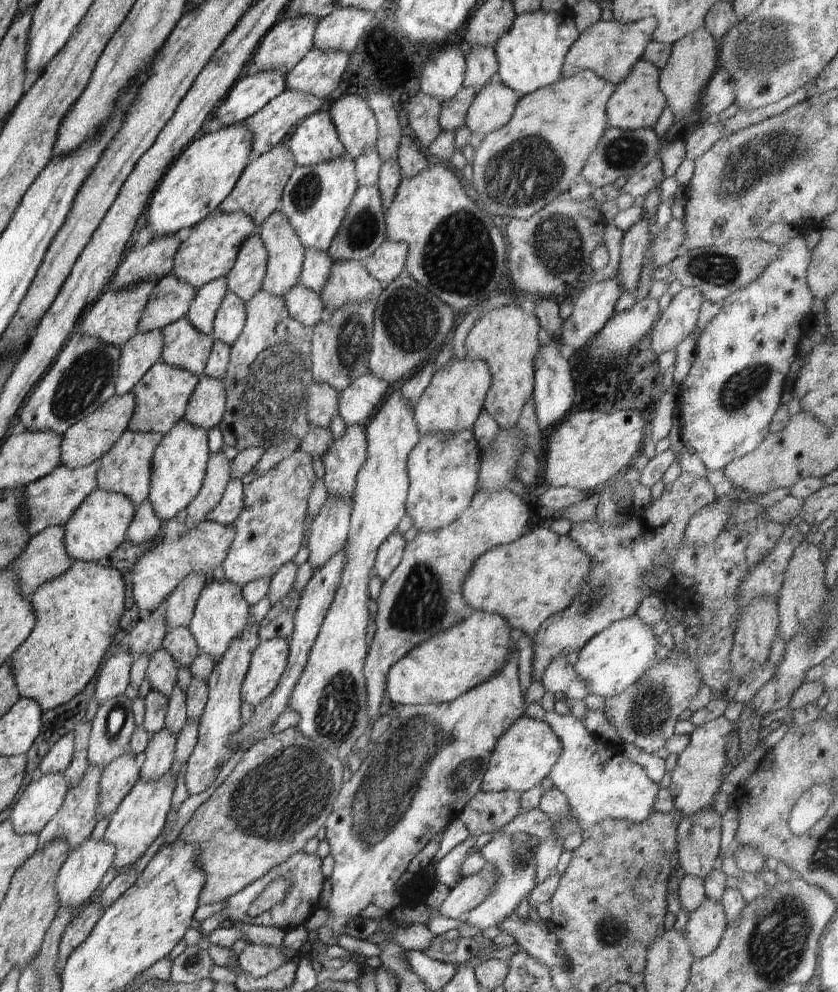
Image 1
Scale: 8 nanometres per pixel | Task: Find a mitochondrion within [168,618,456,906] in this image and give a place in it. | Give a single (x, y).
(284, 792)

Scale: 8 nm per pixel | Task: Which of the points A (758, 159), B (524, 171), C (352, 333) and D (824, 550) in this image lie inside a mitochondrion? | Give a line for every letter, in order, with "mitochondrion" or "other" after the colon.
A: mitochondrion
B: mitochondrion
C: mitochondrion
D: other

